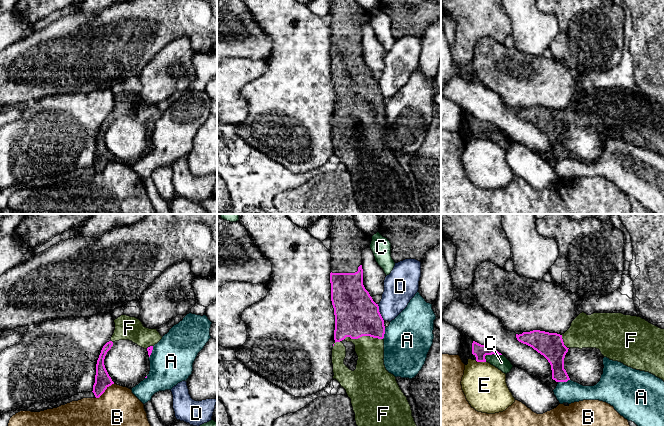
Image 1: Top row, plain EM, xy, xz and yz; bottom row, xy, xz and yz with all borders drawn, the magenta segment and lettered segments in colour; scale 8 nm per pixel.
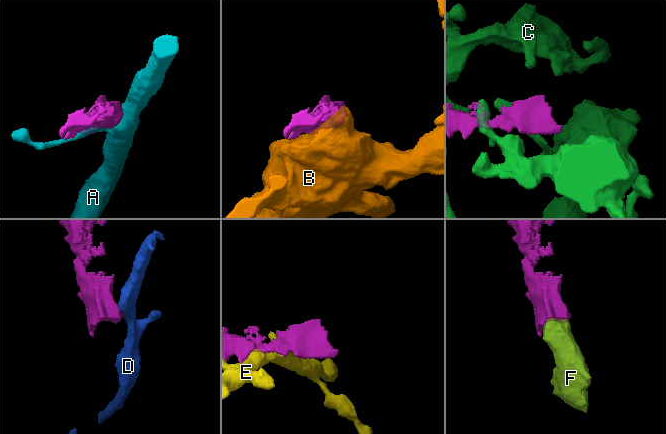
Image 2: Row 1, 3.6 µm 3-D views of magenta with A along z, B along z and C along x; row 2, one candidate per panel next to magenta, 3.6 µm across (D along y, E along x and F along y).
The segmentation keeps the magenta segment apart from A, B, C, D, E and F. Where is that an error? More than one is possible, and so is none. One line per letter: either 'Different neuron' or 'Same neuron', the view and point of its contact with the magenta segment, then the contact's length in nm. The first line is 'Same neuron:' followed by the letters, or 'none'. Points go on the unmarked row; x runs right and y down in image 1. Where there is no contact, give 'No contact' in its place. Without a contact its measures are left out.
Same neuron: F
A: Different neuron. Touches magenta at yz (563, 157). Shared border 100 nm
B: Different neuron. Touches magenta at xy (104, 167). Shared border 200 nm
C: Different neuron. Touches magenta at yz (492, 129). Shared border 150 nm
D: Different neuron. Touches magenta at xz (379, 88). Shared border 150 nm
E: Different neuron. Touches magenta at yz (480, 137). Shared border 90 nm
F: Same neuron. Touches magenta at xz (363, 111). Shared border 320 nm

